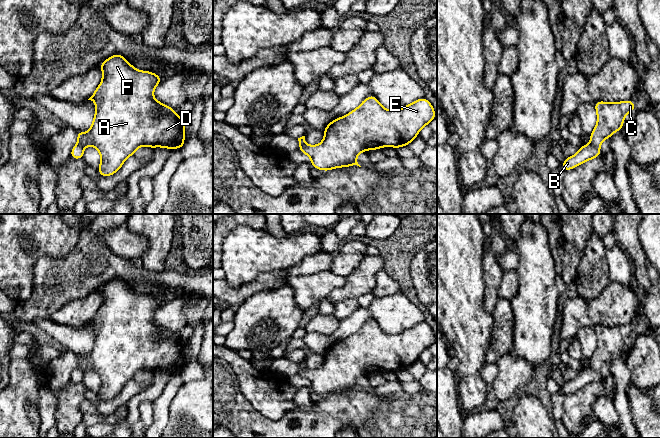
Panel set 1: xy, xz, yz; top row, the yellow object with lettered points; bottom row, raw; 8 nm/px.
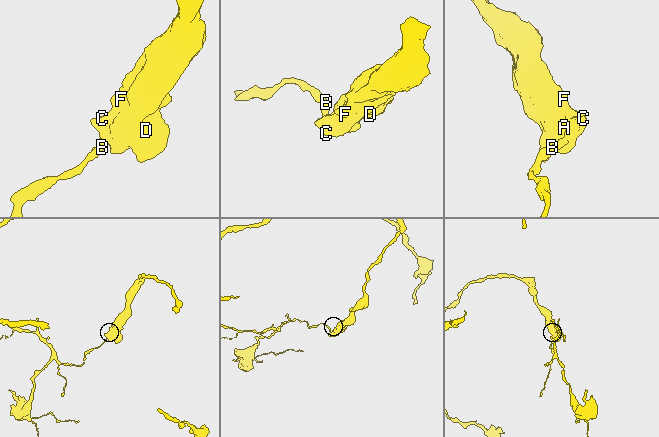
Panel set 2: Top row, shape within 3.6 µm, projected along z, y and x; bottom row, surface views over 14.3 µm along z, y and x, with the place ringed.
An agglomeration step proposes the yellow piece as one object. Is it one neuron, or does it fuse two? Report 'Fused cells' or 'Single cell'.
Fused cells

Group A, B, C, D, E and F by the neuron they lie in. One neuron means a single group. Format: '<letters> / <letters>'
A C D E F / B

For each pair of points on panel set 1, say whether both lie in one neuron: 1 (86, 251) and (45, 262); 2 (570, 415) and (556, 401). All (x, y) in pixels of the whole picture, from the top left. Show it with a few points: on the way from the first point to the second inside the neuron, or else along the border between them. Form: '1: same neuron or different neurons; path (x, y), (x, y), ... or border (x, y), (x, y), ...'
1: same neuron; path (76, 261), (73, 264), (55, 264)
2: different neurons; border (565, 396), (561, 419)

